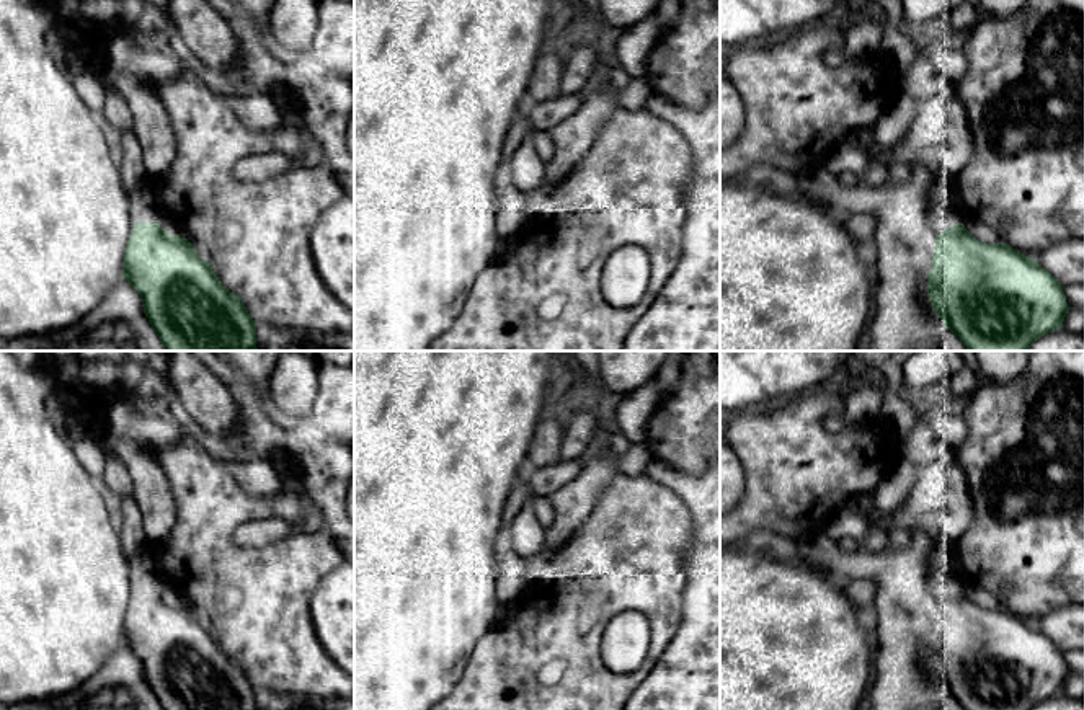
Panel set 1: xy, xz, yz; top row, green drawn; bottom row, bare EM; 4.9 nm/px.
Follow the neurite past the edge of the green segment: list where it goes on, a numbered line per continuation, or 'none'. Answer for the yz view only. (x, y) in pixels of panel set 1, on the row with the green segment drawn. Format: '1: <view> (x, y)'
1: yz (942, 209)

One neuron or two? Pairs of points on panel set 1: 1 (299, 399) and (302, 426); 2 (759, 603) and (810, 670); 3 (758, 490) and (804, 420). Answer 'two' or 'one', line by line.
1: two
2: one
3: one

